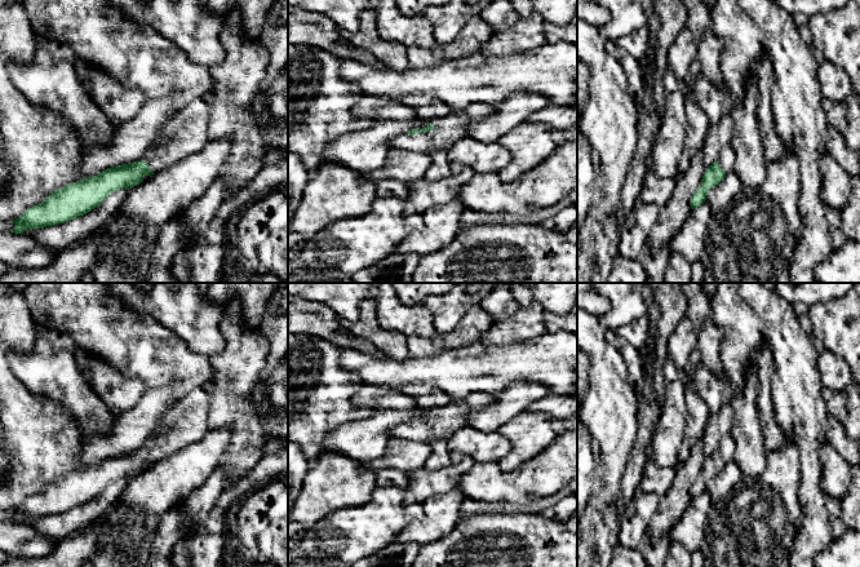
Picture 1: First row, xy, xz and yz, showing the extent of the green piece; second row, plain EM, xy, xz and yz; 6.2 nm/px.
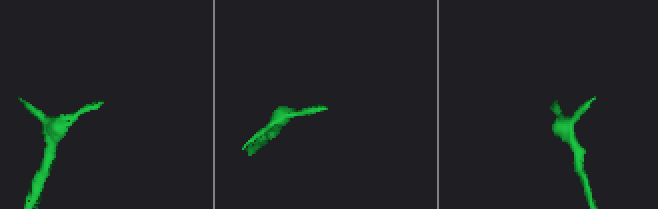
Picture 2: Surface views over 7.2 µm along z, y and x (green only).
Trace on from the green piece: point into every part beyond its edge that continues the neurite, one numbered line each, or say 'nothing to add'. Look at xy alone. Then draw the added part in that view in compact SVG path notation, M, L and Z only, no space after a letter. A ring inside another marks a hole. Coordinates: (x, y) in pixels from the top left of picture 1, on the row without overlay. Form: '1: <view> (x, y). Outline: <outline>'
1: xy (187, 422). Outline: M209 382L181 397L142 447L154 462L177 453L205 435L213 394L214 382Z

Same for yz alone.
1: yz (726, 448). Outline: M727 434L722 438L721 444L717 449L721 455L721 457L726 462L733 461L735 457L735 440L731 434Z

